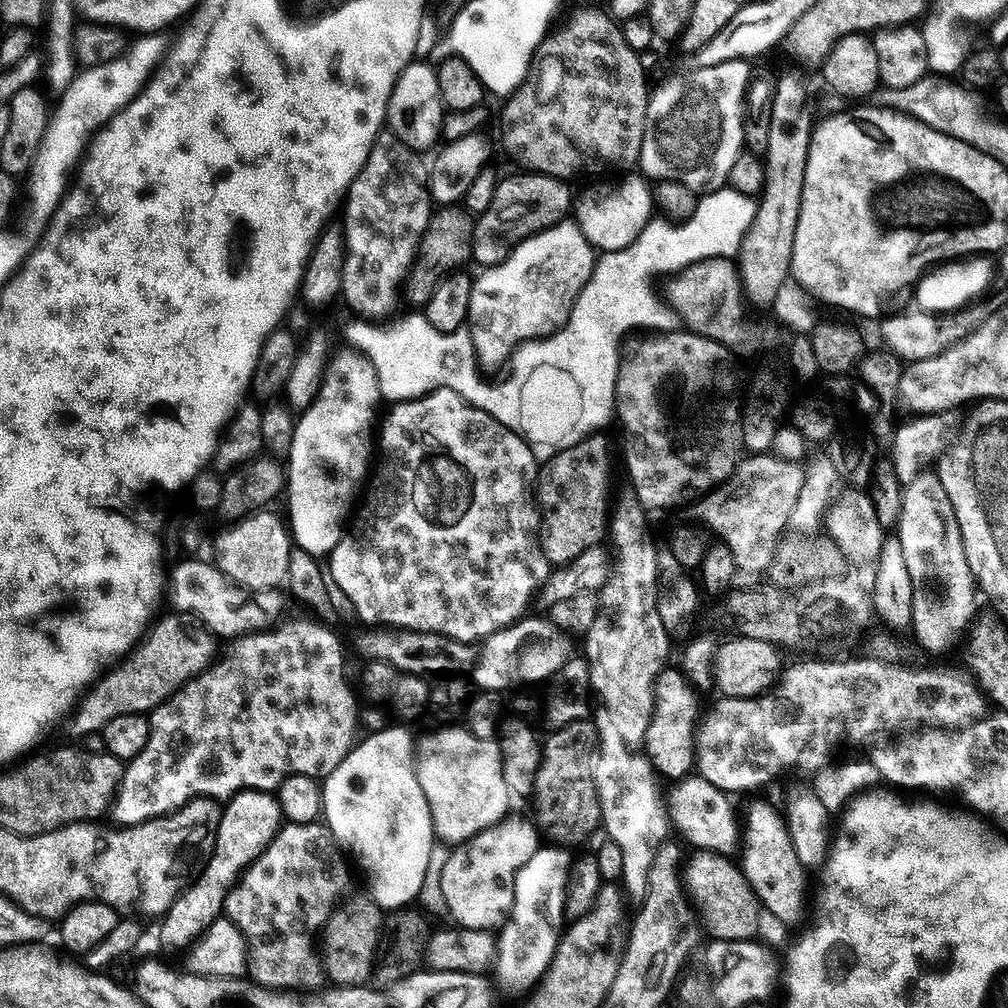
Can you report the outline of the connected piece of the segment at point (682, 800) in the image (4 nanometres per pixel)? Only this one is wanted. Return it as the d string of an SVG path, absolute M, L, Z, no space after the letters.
M689 774L683 779L675 781L675 783L671 785L671 787L673 787L672 793L667 793L666 796L666 807L668 809L668 819L670 821L671 827L675 829L675 831L677 828L677 830L680 831L681 834L684 835L685 838L693 844L691 846L693 849L703 850L706 852L718 852L721 854L732 854L732 851L734 851L736 848L736 843L738 843L740 840L740 828L738 825L736 825L736 812L734 809L732 809L731 804L728 802L728 800L730 800L729 793L723 792L721 788L715 788L713 784L711 784L710 782L706 782L706 778L702 778L698 774Z

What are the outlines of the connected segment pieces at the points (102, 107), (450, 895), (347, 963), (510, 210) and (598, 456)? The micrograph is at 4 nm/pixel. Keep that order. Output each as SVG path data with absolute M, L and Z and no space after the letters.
M161 30L137 35L136 40L129 43L127 51L114 62L77 71L68 89L59 93L60 105L51 109L44 137L26 176L28 200L32 203L33 214L41 216L41 221L51 220L56 213L56 207L70 187L70 177L97 129L107 124L111 116L117 116L143 90L152 73L160 67L170 47L168 34Z
M515 814L498 821L494 826L471 836L463 844L455 845L442 866L442 898L446 898L447 915L453 916L455 923L462 928L487 928L496 930L507 920L512 908L515 892L515 879L522 866L533 863L535 850L542 844L542 836L537 825L530 819L519 820Z
M371 898L351 900L341 903L322 929L322 963L333 985L359 988L373 979L382 948L386 916Z
M561 177L540 178L536 189L529 194L528 200L518 198L512 204L496 204L496 212L483 212L473 223L472 230L472 260L480 263L481 267L492 267L504 261L512 247L521 241L542 231L552 228L569 215L572 194L567 186L569 184Z
M594 432L577 442L570 449L557 452L551 460L547 461L537 473L536 500L539 507L549 510L549 517L541 520L539 527L539 539L543 553L551 565L559 566L568 564L578 554L590 546L599 543L608 528L608 468L610 466L610 454L608 442L604 434Z

